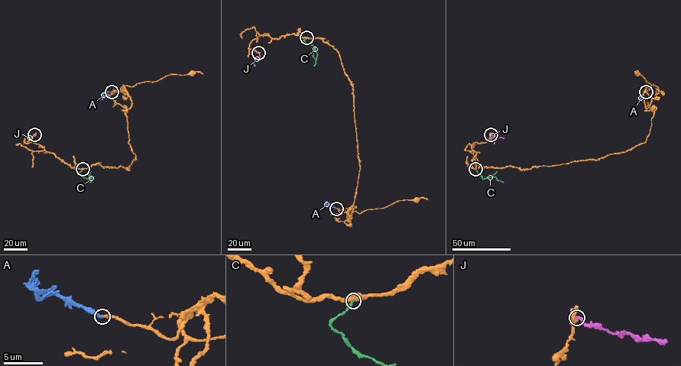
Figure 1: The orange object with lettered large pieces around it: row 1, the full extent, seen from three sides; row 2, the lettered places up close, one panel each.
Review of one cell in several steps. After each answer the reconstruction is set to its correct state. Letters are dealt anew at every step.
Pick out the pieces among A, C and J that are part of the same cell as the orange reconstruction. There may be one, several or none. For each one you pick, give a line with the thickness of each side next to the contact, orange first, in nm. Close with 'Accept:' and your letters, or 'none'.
A: 240 nm thick on the orange side, 240 nm on the other
Accept: A

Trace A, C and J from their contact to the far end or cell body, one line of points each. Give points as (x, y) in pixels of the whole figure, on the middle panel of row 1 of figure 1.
A: (336, 208), (326, 205), (326, 202)
C: (306, 37), (303, 40), (312, 45), (317, 53), (313, 66)
J: (258, 53), (254, 66)

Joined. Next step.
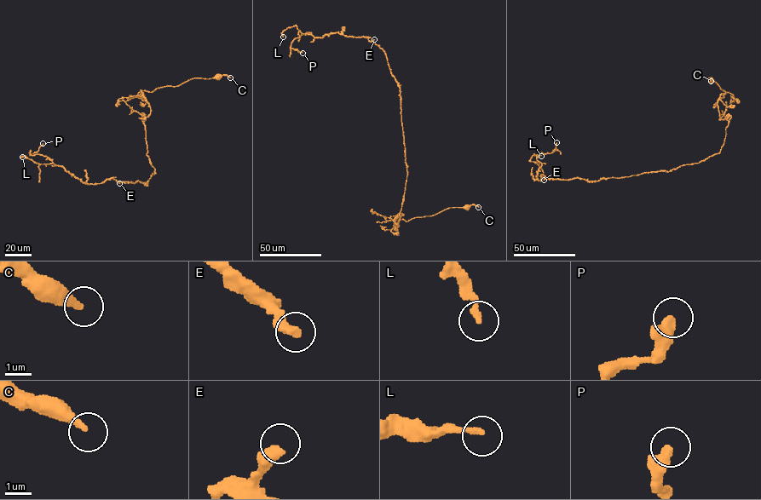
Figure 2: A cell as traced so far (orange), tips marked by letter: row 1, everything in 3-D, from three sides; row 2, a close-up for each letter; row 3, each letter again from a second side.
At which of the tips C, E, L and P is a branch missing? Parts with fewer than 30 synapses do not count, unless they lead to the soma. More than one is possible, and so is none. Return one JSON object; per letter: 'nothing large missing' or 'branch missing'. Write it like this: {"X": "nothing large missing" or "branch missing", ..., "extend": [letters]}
{"C": "nothing large missing", "E": "nothing large missing", "L": "nothing large missing", "P": "nothing large missing", "extend": []}

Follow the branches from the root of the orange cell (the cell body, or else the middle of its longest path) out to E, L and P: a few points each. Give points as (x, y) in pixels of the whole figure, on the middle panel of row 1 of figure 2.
E: (467, 207), (407, 221), (396, 220), (399, 213), (394, 221), (400, 220), (407, 172), (400, 89), (374, 39)
L: (467, 207), (395, 224), (407, 172), (385, 52), (296, 25), (283, 37)
P: (467, 207), (395, 224), (407, 172), (385, 52), (309, 32), (291, 43), (302, 53)

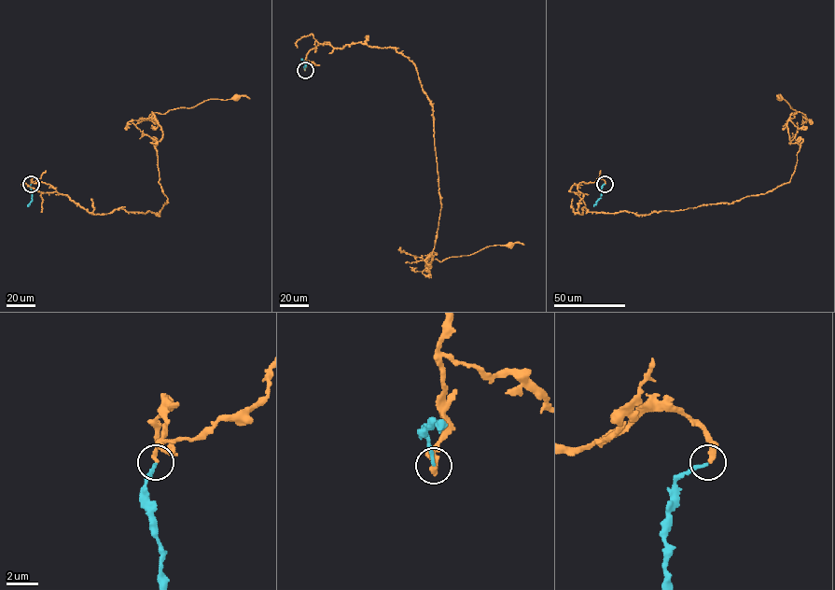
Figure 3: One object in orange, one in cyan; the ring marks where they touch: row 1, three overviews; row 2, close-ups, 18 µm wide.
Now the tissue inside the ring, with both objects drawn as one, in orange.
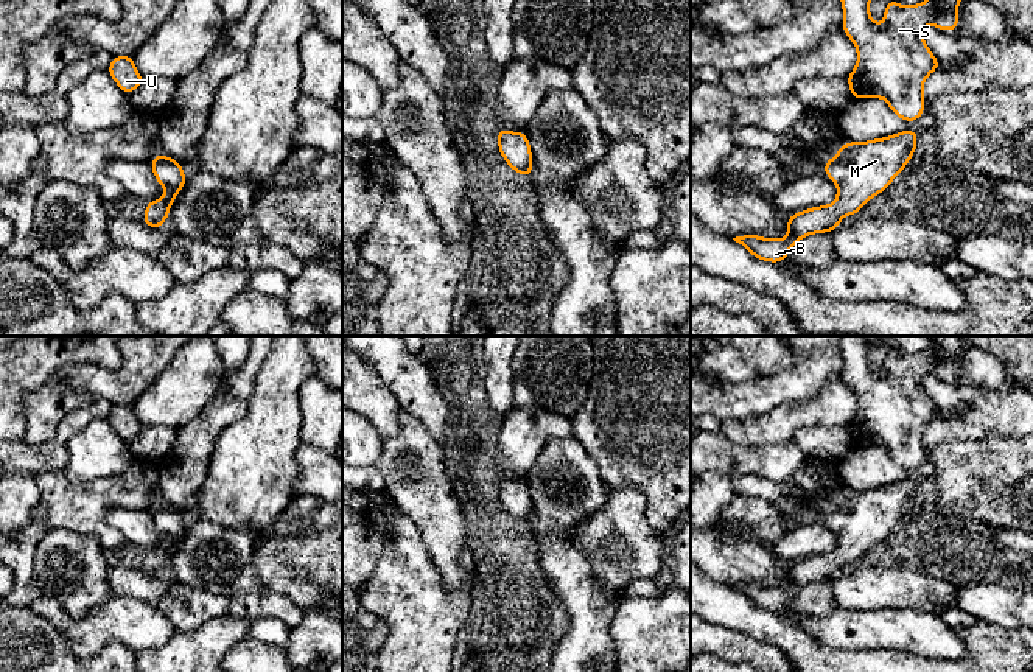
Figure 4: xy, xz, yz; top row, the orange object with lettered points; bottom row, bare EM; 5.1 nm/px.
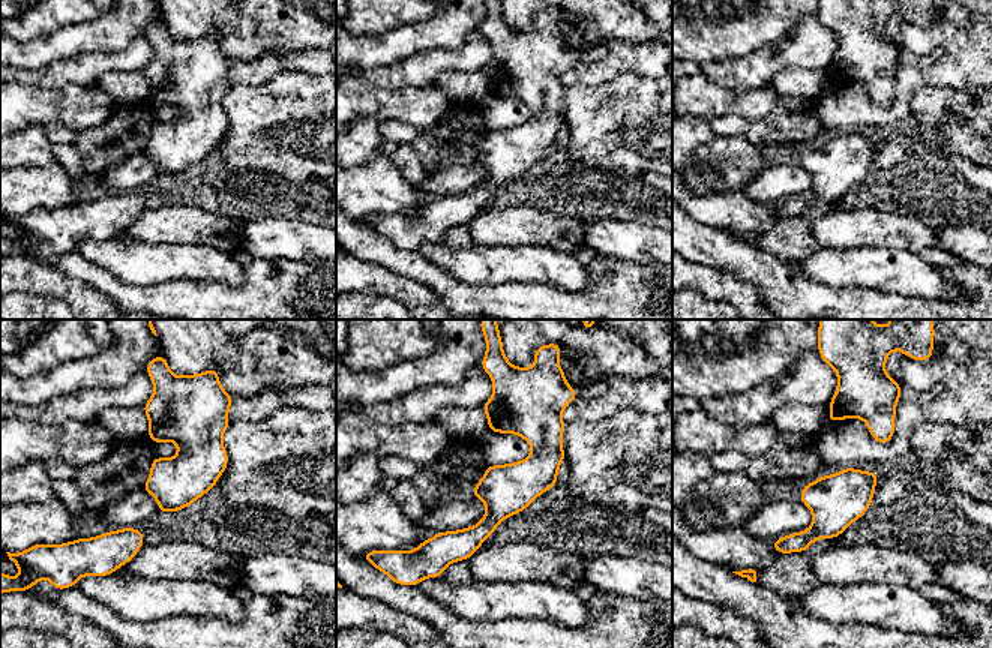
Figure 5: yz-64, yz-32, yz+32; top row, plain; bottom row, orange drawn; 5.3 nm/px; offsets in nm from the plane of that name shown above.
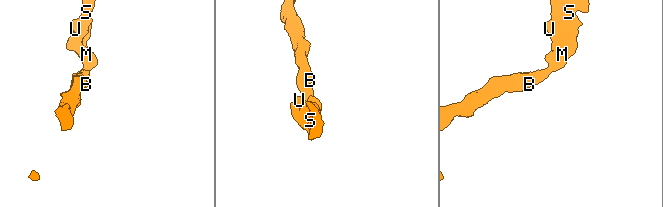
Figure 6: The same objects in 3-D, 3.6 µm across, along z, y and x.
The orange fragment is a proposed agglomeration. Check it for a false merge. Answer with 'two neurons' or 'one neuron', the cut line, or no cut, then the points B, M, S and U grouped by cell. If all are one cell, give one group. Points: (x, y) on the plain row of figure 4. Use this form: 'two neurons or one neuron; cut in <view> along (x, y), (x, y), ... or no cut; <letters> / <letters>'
one neuron; no cut; B M S U

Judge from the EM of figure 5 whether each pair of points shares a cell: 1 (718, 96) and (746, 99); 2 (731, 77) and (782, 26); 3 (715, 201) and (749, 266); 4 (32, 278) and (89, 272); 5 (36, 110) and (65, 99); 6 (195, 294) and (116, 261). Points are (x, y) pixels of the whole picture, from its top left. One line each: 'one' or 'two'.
1: one
2: two
3: two
4: two
5: one
6: two

